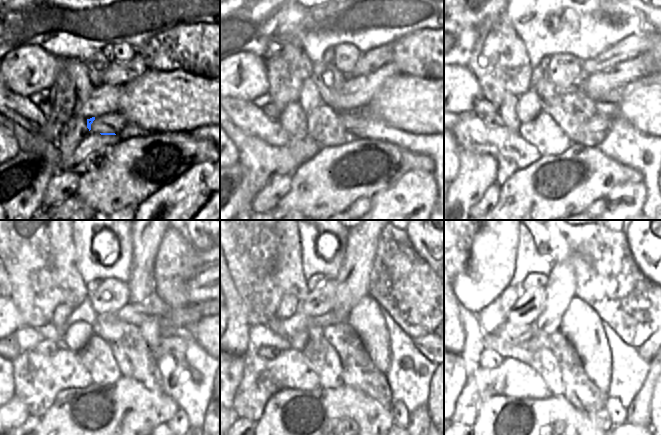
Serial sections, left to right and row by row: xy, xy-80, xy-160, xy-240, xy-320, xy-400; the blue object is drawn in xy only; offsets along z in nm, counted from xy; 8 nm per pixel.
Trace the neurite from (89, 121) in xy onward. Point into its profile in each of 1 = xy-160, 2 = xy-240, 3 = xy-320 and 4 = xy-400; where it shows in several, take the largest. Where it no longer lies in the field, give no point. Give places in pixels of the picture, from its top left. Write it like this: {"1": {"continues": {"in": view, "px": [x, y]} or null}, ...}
{"1": {"continues": {"in": "xy-160", "px": [542, 132]}}, "2": {"continues": {"in": "xy-240", "px": [96, 356]}}, "3": {"continues": {"in": "xy-320", "px": [320, 356]}}, "4": {"continues": {"in": "xy-400", "px": [543, 361]}}}

